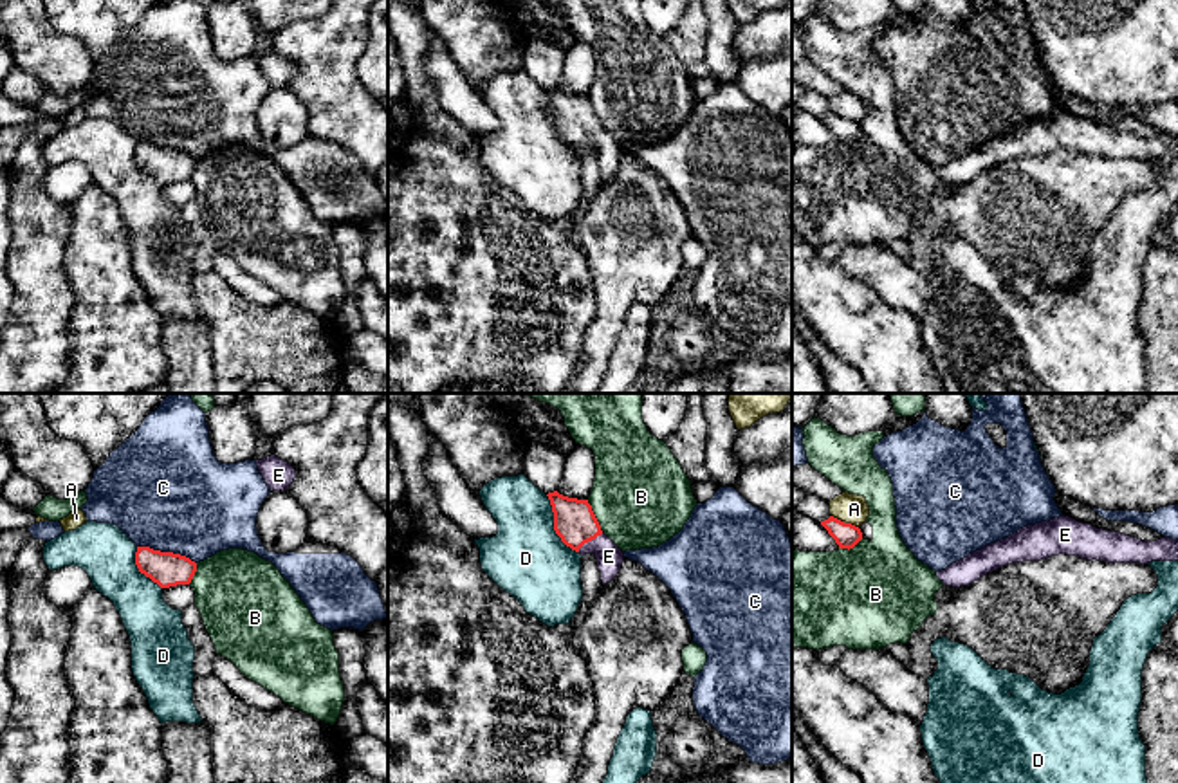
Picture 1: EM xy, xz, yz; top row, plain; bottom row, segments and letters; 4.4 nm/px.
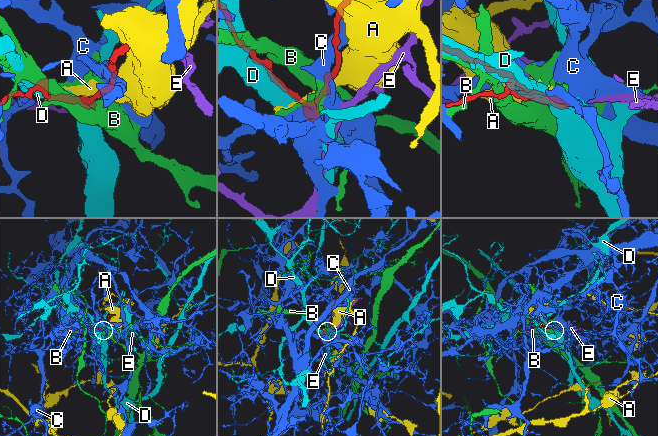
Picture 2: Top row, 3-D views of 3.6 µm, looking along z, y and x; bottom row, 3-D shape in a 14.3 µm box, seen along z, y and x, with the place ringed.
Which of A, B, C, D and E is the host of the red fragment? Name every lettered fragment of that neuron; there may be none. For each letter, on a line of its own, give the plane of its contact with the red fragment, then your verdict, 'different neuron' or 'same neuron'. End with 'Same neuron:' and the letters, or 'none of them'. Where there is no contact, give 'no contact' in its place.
A: yz | different neuron
B: xz | different neuron
C: xy | different neuron
D: xz | different neuron
E: xz | same neuron
Same neuron: E

